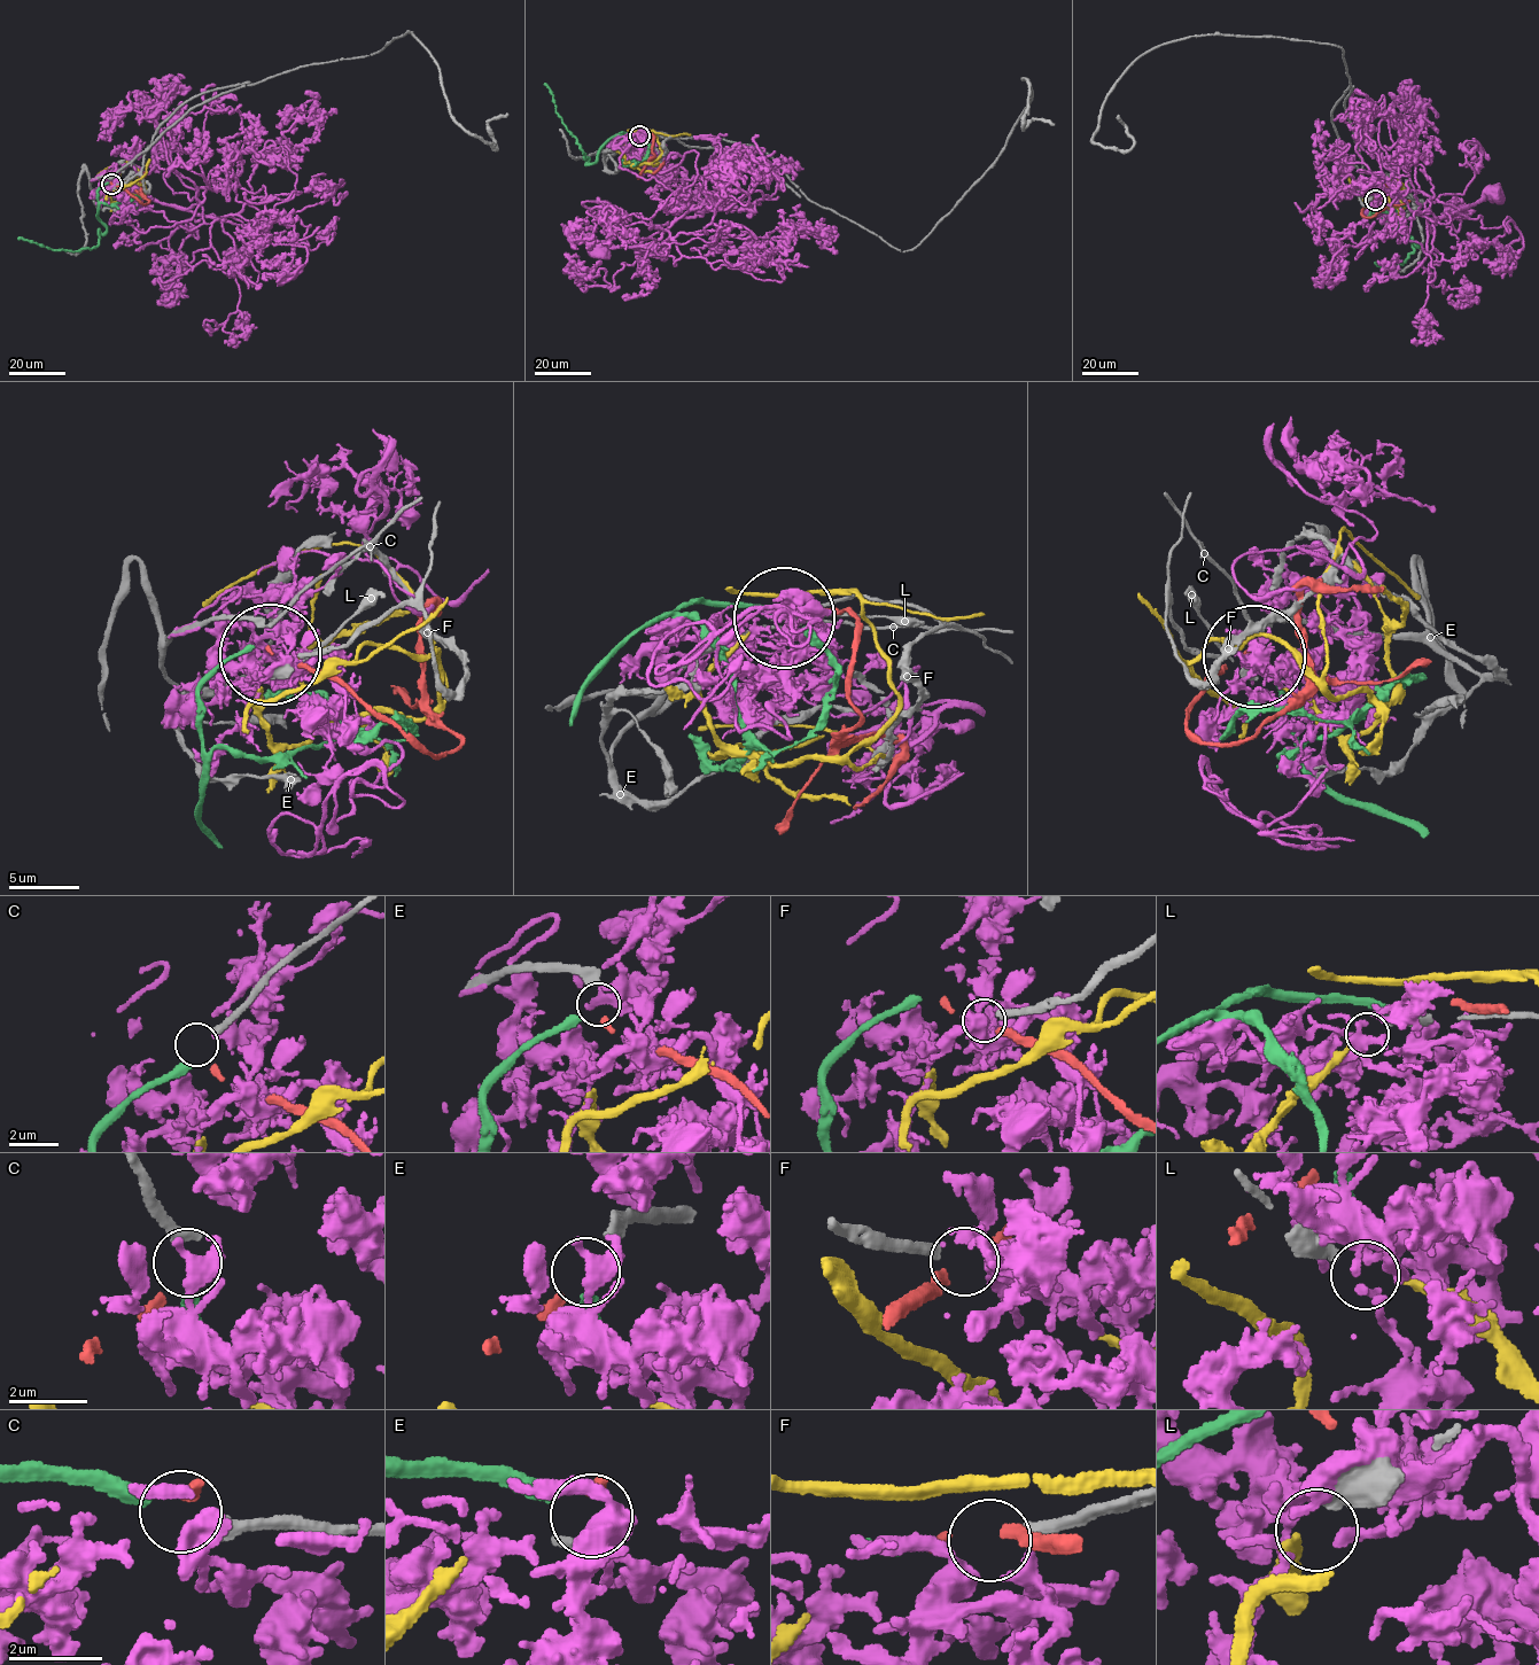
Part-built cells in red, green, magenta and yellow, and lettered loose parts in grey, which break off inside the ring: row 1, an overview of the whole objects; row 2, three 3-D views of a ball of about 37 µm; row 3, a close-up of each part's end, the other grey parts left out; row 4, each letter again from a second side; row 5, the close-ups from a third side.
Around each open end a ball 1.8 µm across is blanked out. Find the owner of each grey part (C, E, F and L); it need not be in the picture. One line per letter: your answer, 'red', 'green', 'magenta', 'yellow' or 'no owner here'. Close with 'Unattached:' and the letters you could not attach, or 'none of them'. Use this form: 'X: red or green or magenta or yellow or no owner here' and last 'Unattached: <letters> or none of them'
C: green
E: red
F: no owner here
L: yellow
Unattached: F

